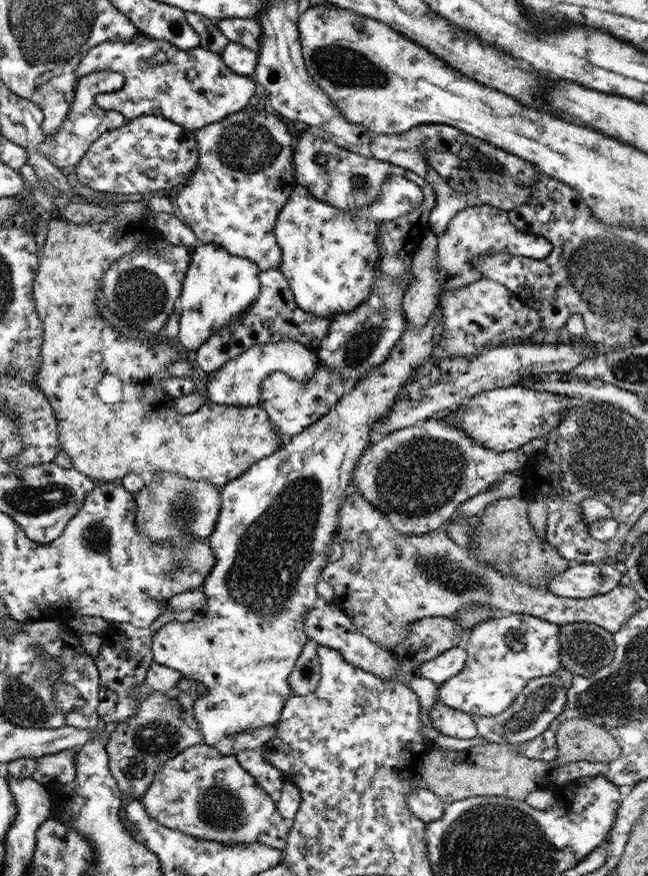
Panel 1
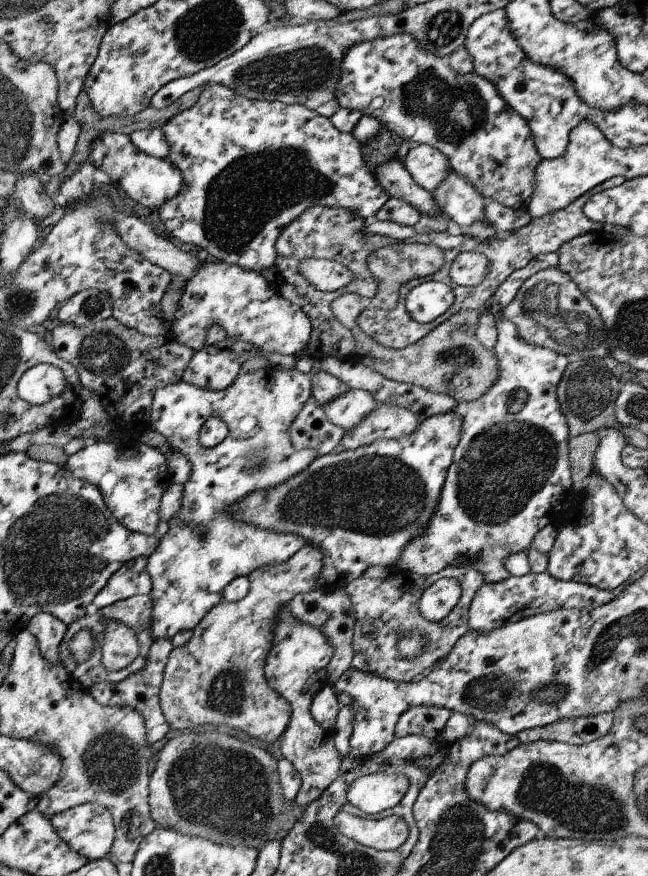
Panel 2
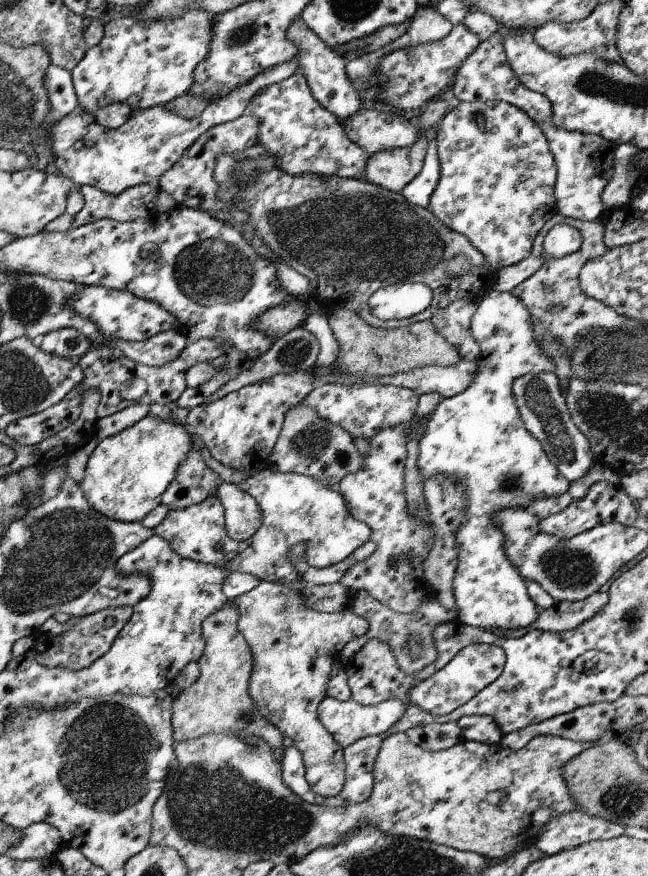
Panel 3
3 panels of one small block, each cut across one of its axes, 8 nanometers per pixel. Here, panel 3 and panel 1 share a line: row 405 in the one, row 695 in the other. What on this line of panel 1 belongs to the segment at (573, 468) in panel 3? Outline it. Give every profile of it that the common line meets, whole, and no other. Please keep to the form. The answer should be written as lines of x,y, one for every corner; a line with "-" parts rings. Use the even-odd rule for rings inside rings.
557,674
532,678
515,696
515,701
503,712
495,716
479,716
470,714
471,720
477,727
477,734
485,738
487,743
495,744
517,744
531,740
543,732
549,723
563,711
566,701
566,688
558,678

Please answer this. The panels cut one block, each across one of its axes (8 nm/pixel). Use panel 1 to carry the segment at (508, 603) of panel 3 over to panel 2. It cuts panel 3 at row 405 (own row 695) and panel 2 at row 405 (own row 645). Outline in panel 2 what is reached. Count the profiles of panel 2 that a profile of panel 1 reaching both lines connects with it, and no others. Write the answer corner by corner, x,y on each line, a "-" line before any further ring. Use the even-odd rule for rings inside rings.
496,316
495,326
497,330
496,342
493,346
493,354
495,354
495,360
497,363
497,376
495,376
495,382
487,388
487,390
476,397
475,400
469,400
469,402
462,405
462,423
461,423
461,436
458,440
457,446
453,449
453,460
446,470
443,486
441,492
439,492
439,500
437,500
437,506
435,506
435,512
433,518
427,522
427,528
423,530
421,536
415,536
411,538
411,542
403,548
399,560
395,560
395,564
392,566
395,570
419,574
425,576
433,574
447,568
463,567
463,560
471,558
471,564
469,568
479,572
483,575
483,582
485,584
497,584
507,580
510,575
506,568
503,568
503,560
507,560
507,556
511,554
519,554
519,552
527,552
530,547
533,536
541,530
545,525
550,524
555,514
565,513
566,509
564,505
567,504
568,493
571,490
572,480
570,477
570,462
568,459
568,426
566,424
565,416
560,411
559,403
556,398
556,388
561,380
561,375
567,366
567,358
562,354
555,354
548,348
535,348
535,344
527,344
525,340
519,340
515,325
503,317

